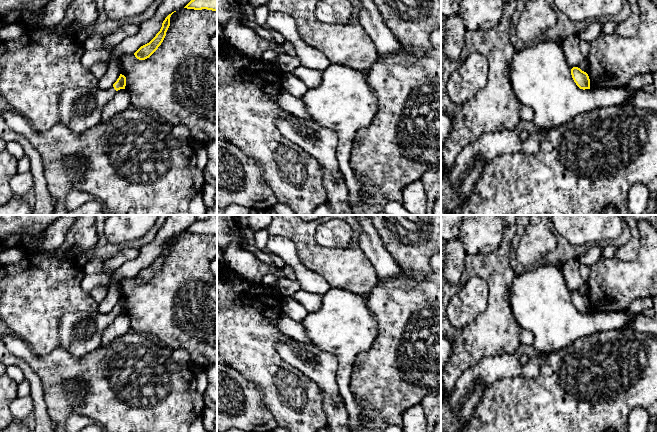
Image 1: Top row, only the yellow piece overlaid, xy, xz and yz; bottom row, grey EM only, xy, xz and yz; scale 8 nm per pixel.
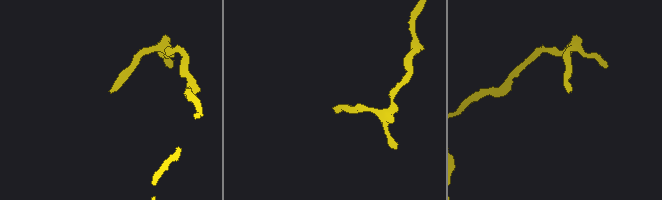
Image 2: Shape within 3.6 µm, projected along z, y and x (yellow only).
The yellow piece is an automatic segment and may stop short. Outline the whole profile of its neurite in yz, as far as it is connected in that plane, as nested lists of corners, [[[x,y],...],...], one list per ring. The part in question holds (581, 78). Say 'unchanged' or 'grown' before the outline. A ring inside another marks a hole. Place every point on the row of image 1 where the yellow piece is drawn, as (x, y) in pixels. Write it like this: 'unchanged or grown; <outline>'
unchanged; [[[573,67],[571,69],[571,75],[574,82],[580,89],[590,89],[590,79],[586,72],[582,71],[578,67]]]

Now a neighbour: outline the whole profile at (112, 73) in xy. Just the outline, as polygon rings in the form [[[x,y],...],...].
[[[113,57],[108,64],[103,76],[98,79],[98,88],[108,89],[113,86],[120,76],[121,62],[119,58]]]

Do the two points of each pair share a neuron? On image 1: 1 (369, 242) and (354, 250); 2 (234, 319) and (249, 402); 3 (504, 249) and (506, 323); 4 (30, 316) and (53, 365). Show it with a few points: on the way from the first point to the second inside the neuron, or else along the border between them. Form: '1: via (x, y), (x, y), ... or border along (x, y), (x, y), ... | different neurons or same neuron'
1: border along (358, 235), (358, 246), (373, 267) | different neurons
2: border along (227, 364), (250, 381), (262, 395) | different neurons
3: via (500, 267), (500, 305) | same neuron
4: border along (27, 344), (38, 355), (47, 355), (57, 345) | different neurons

